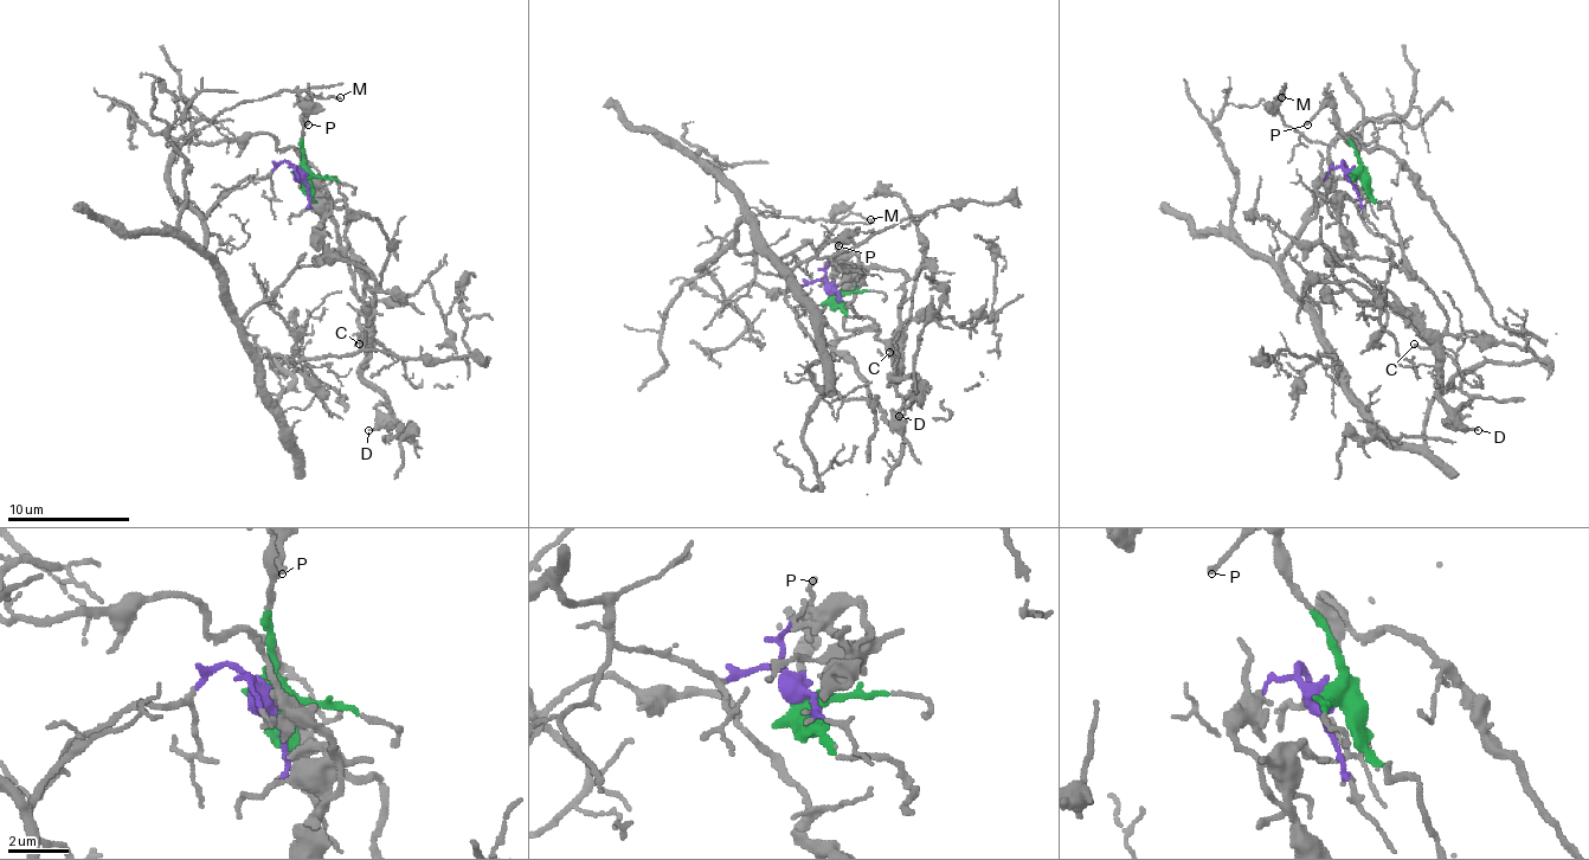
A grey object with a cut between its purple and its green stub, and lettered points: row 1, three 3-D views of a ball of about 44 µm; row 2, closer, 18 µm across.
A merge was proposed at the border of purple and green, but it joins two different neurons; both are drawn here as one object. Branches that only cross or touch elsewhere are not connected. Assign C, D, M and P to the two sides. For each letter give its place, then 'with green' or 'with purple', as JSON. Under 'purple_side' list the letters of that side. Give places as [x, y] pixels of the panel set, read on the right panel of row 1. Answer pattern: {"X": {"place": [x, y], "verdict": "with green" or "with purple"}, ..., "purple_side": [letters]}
{"C": {"place": [1414, 344], "verdict": "with green"}, "D": {"place": [1478, 430], "verdict": "with green"}, "M": {"place": [1281, 97], "verdict": "with purple"}, "P": {"place": [1307, 124], "verdict": "with green"}, "purple_side": ["M"]}

